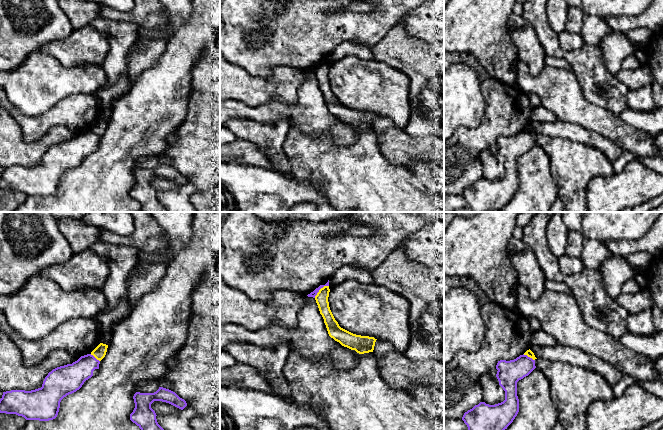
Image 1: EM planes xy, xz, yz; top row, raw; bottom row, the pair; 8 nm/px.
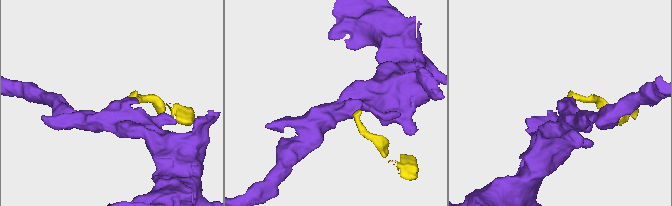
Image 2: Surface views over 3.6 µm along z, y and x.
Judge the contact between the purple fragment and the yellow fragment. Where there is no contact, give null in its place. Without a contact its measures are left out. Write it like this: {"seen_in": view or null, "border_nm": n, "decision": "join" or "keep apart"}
{"seen_in": "xz", "border_nm": 160, "decision": "keep apart"}

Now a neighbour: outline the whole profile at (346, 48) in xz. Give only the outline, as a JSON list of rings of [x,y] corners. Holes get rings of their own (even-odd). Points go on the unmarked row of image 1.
[[[345,41],[334,48],[329,55],[329,62],[340,60],[348,55],[356,55],[363,60],[373,60],[373,54],[369,47]]]

